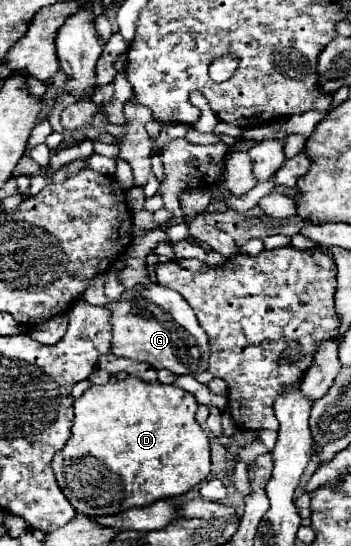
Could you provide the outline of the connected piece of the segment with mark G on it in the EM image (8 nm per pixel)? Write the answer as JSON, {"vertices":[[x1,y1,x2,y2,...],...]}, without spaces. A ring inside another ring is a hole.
{"vertices":[[148,282,148,284,140,284,136,288,124,290,124,294,114,302,108,304,112,318,112,352,116,356,122,358,130,358,130,360,140,360,140,362,148,362,154,368,166,368,172,374,198,374,206,370,206,362,208,362,208,338,206,332,200,328,192,308,188,306,188,302,174,290,164,288,160,284]]}

